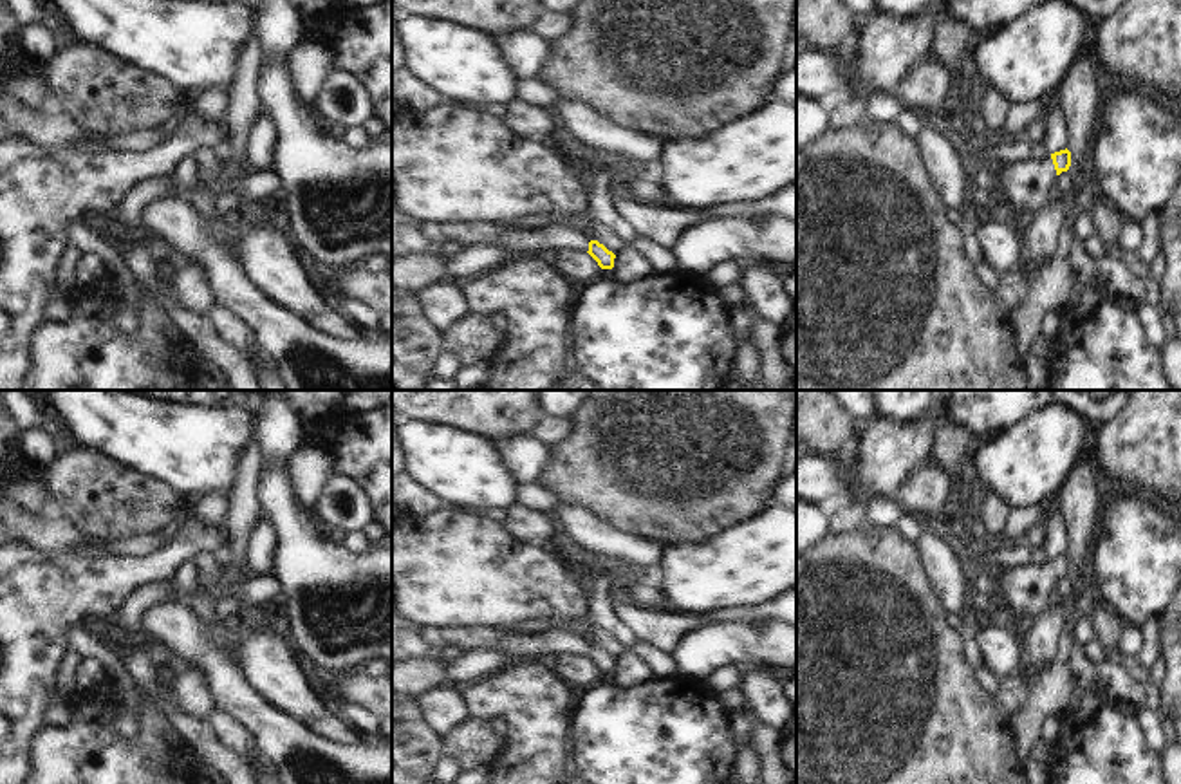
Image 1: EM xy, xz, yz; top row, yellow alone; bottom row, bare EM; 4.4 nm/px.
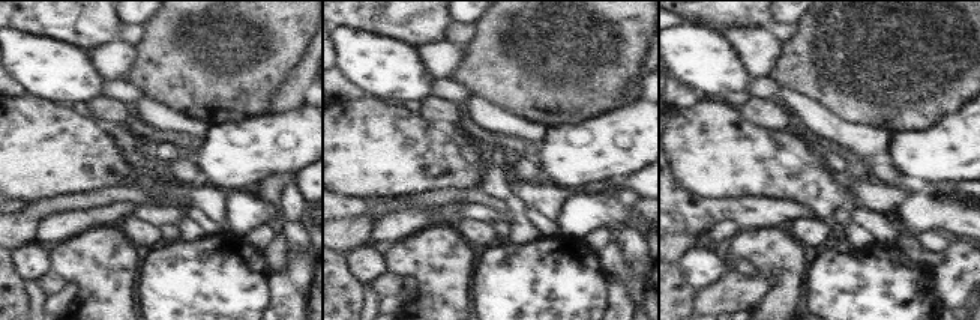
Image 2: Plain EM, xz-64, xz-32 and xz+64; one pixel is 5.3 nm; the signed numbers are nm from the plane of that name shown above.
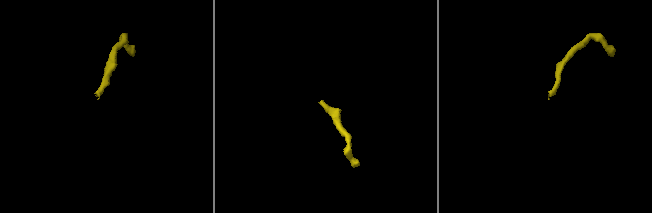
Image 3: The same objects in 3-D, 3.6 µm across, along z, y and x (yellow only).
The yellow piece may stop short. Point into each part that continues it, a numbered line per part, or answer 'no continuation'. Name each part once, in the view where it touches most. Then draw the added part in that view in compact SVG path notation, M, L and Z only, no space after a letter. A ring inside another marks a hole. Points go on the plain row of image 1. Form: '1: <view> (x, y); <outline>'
1: yz (1028, 588); M1026 564L1002 567L999 571L1000 589L1006 593L1017 621L1024 616L1038 618L1051 607L1051 591L1056 587L1053 564Z

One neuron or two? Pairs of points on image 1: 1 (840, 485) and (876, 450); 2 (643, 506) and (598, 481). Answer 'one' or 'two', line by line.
1: two
2: one

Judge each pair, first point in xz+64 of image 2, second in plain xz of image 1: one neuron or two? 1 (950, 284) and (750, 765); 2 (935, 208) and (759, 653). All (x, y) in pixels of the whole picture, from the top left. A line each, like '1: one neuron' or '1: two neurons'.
1: two neurons
2: one neuron

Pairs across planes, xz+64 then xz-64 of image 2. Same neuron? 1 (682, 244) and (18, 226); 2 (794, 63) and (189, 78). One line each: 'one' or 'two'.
1: one
2: one

